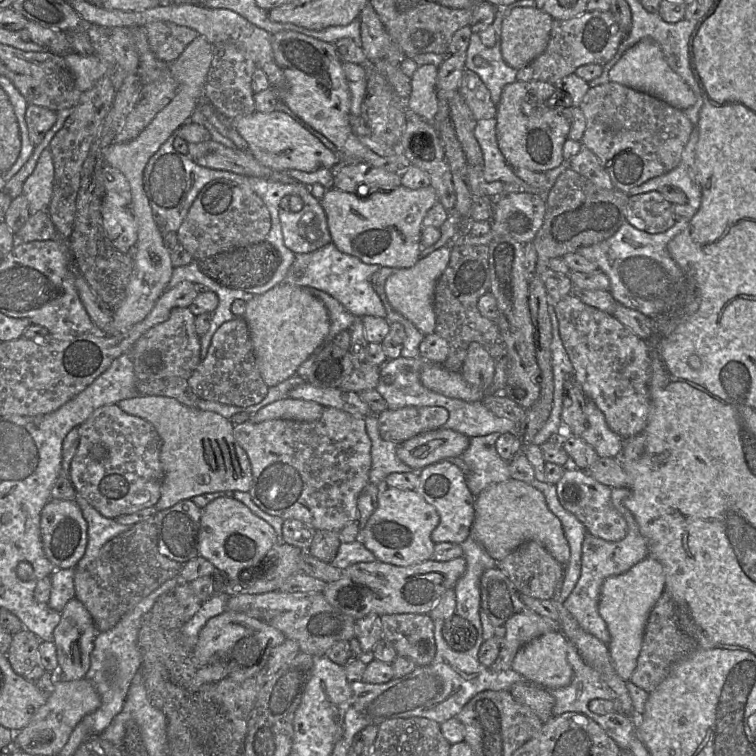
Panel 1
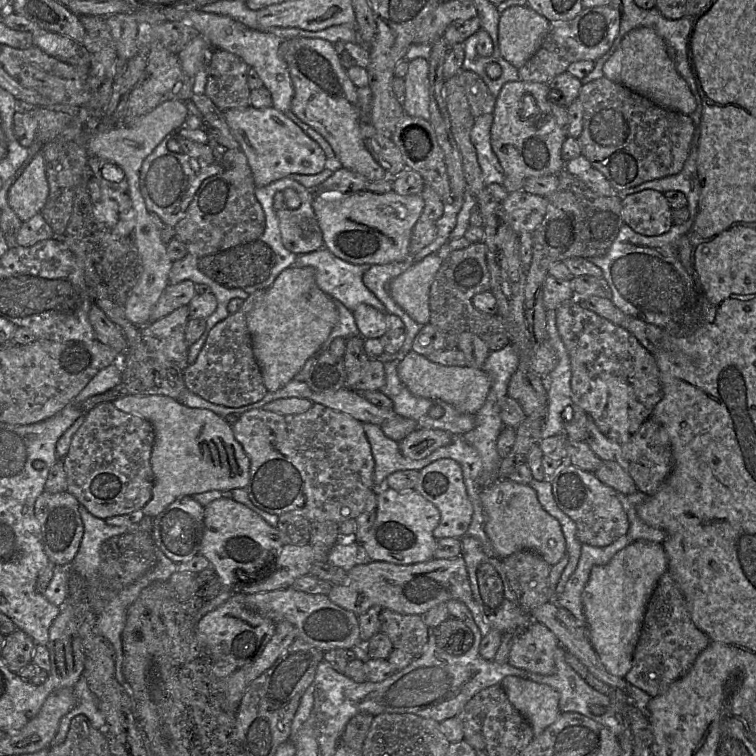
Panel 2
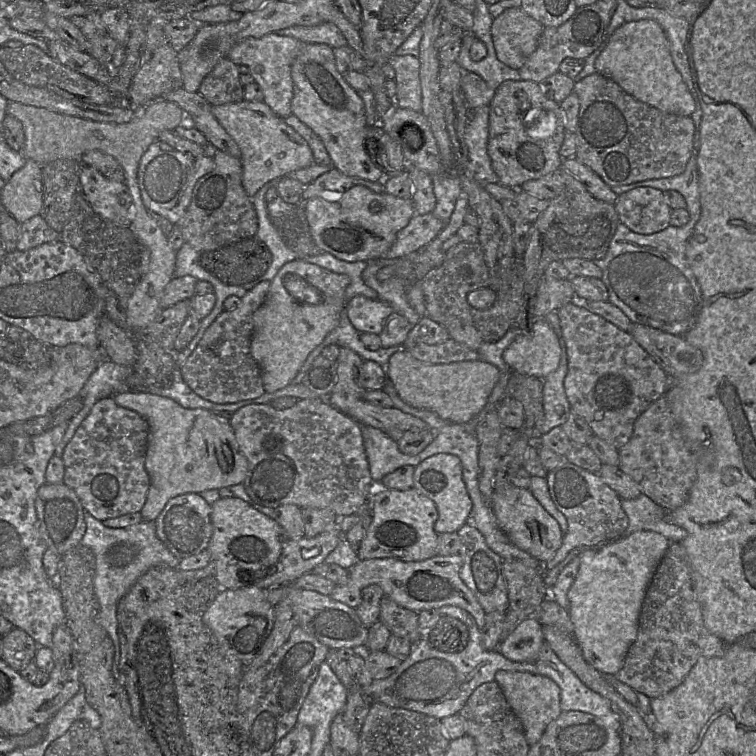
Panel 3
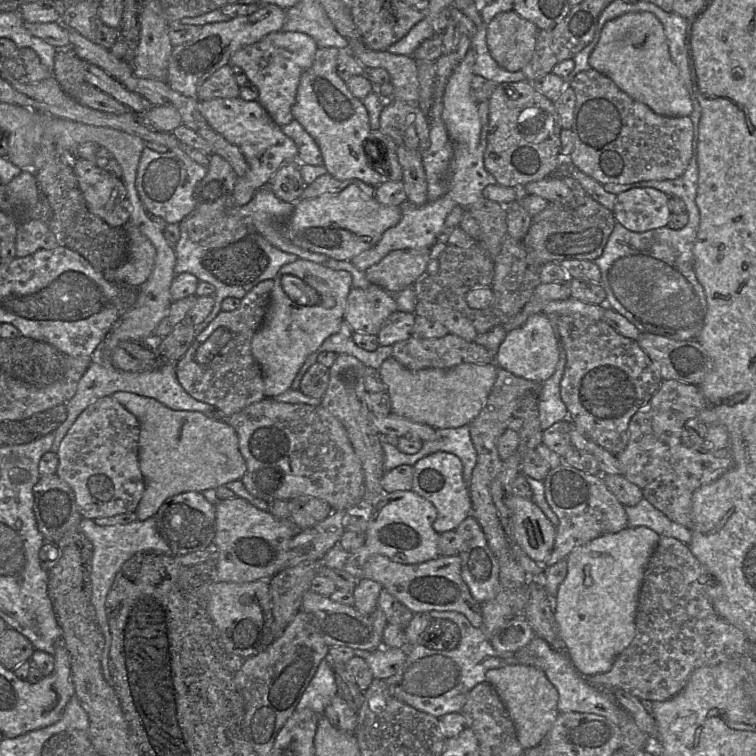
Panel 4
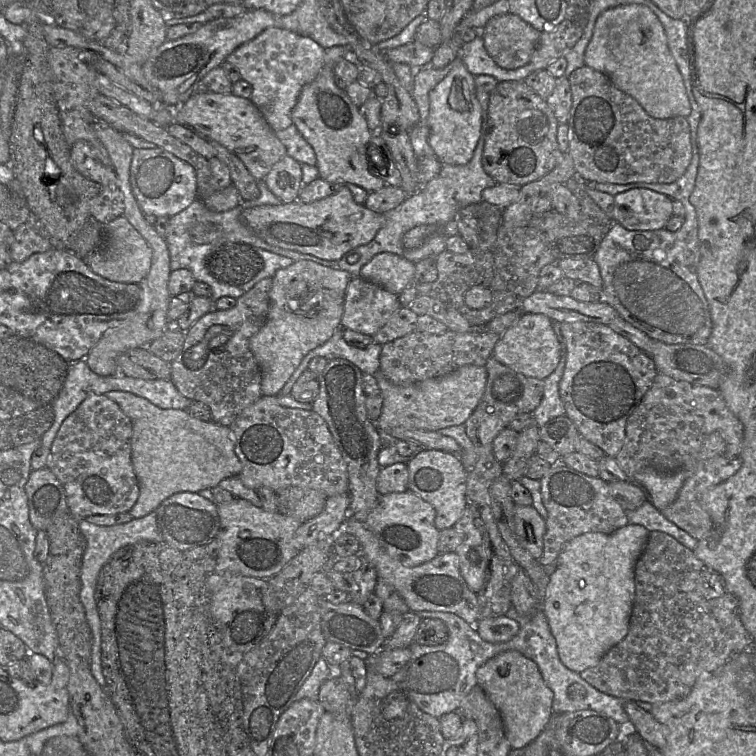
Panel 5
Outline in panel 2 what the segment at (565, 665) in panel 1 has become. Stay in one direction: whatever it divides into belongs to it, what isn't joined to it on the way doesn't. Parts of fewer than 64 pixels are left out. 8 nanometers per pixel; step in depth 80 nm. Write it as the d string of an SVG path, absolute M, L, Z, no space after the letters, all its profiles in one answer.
M532 621L513 643L508 664L535 674L551 675L556 670L554 653L559 646L557 637L546 626Z

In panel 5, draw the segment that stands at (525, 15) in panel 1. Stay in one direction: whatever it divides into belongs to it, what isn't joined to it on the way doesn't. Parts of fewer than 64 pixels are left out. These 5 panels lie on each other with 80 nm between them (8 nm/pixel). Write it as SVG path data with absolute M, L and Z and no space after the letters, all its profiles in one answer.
M515 14L497 15L484 26L484 47L499 67L514 70L529 63L540 34Z

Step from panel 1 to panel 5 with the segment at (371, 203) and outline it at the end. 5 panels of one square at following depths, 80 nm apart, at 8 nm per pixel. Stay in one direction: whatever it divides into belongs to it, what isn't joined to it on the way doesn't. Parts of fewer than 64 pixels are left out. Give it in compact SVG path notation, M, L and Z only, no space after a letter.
M343 187L337 193L312 202L281 203L245 208L241 222L270 245L310 254L328 261L338 261L357 247L371 242L384 226L384 214L358 204L351 191Z

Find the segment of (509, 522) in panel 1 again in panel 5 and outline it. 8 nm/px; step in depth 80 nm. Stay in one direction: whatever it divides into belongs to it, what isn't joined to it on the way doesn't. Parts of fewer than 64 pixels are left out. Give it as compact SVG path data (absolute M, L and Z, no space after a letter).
M514 506L515 531L521 545L530 555L539 560L543 554L543 537L546 531L545 520L533 506Z

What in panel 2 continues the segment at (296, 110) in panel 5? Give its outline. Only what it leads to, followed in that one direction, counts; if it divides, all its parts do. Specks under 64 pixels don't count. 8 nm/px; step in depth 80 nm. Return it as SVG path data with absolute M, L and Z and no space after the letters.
M284 39L280 55L288 65L294 86L291 111L328 141L343 168L372 181L389 179L388 171L375 160L363 143L357 88L342 66L334 44L322 39Z

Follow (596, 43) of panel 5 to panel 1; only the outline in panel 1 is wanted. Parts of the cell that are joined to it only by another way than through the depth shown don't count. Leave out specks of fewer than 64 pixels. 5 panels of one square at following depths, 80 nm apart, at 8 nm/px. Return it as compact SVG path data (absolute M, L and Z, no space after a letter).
M642 39L629 48L608 75L612 82L647 93L680 110L685 110L695 103L691 88L670 68L660 46L651 39Z

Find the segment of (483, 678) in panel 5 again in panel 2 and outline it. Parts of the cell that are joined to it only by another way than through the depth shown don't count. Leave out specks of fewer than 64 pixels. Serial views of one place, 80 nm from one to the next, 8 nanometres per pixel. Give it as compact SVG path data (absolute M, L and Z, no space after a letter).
M506 676L501 687L513 707L530 723L535 736L555 722L561 713L559 692L546 684Z

